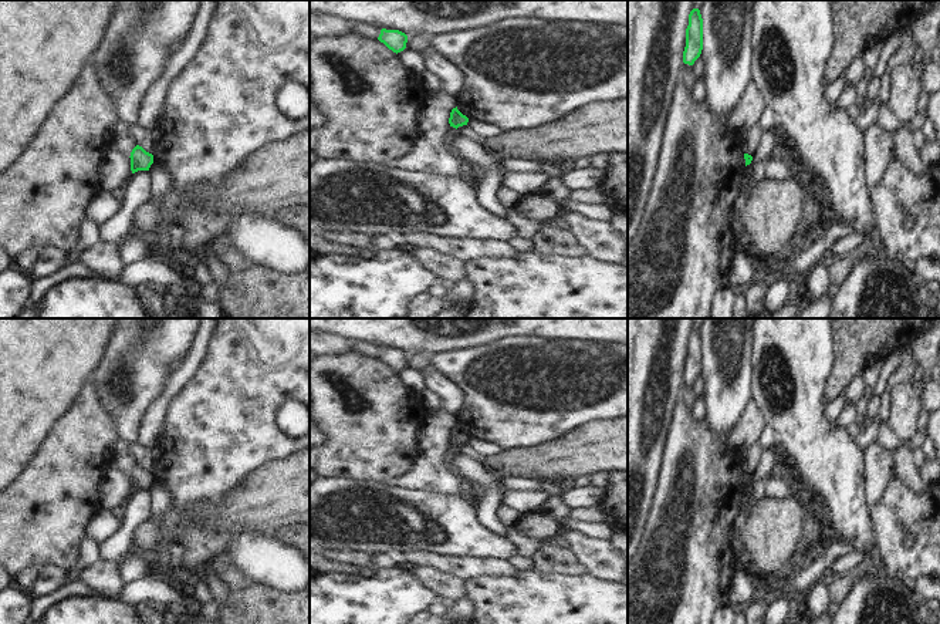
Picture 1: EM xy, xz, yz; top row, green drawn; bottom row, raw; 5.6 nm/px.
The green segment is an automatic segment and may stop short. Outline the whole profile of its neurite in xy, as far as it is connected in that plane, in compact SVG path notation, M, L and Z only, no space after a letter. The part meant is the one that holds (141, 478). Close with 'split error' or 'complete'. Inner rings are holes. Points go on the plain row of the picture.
M136 463L131 470L131 489L132 492L138 489L149 489L153 482L153 473L146 470L142 465Z; complete

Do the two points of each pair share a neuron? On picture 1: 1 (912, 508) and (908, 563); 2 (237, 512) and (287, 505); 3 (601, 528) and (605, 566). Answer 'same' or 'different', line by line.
1: same
2: same
3: different

